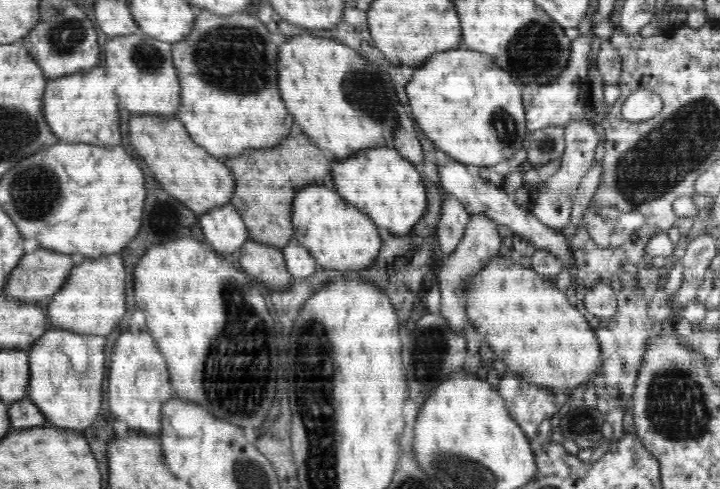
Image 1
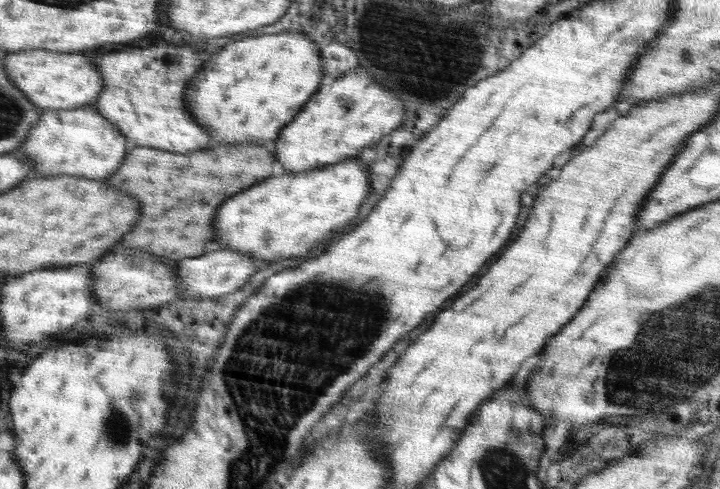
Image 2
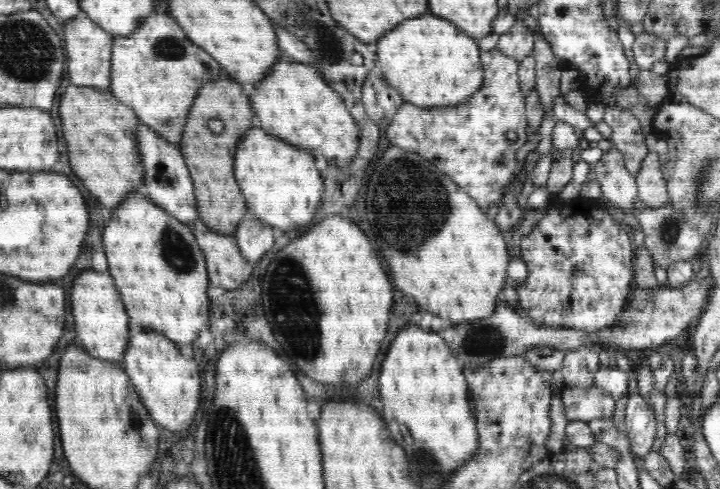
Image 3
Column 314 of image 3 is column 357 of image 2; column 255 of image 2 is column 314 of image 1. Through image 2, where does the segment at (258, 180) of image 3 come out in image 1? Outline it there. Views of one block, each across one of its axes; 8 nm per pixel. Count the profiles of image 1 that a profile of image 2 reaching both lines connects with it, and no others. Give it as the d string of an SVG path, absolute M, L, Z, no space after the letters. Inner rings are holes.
M311 185L300 190L292 204L291 221L295 229L294 242L308 248L319 268L341 271L368 268L382 248L377 224L324 185Z

